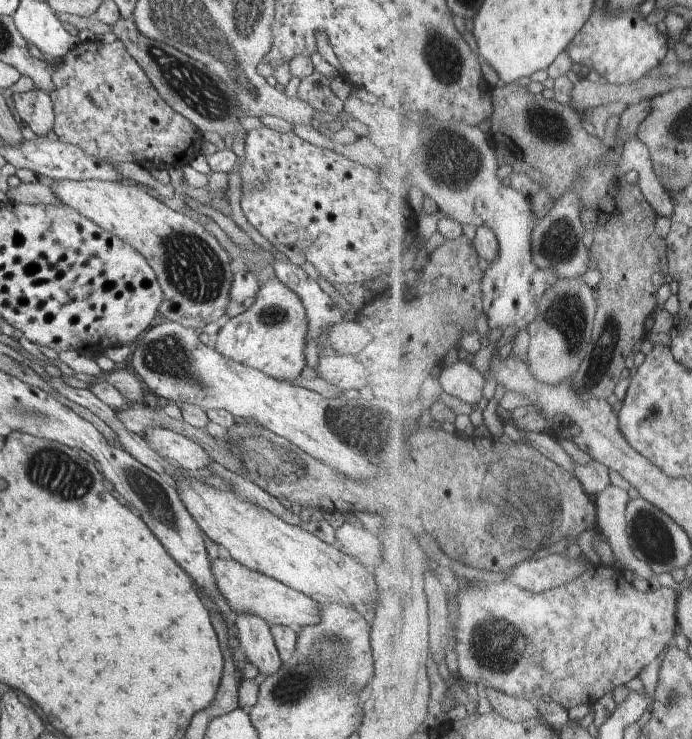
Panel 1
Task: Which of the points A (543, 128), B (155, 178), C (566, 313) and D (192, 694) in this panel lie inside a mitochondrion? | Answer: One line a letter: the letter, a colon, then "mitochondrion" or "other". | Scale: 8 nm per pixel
A: mitochondrion
B: other
C: mitochondrion
D: other

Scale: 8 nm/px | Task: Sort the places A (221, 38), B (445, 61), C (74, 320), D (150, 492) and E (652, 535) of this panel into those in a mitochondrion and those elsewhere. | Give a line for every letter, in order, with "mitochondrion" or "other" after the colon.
A: mitochondrion
B: mitochondrion
C: other
D: mitochondrion
E: mitochondrion

